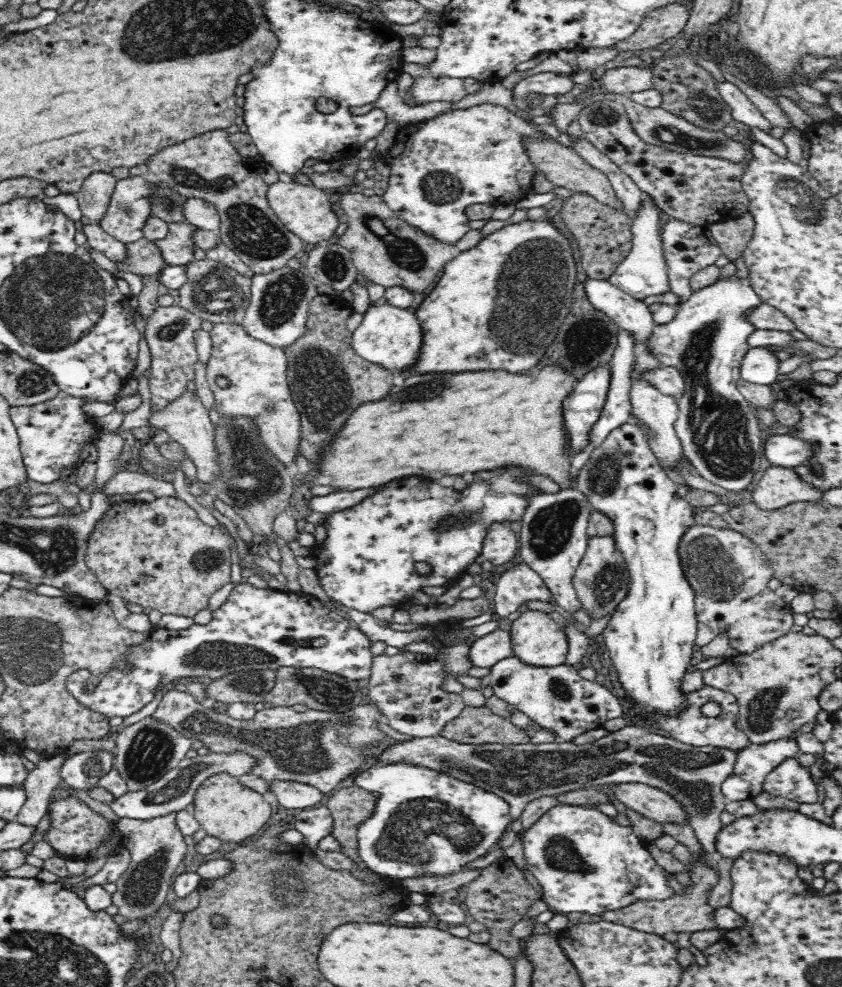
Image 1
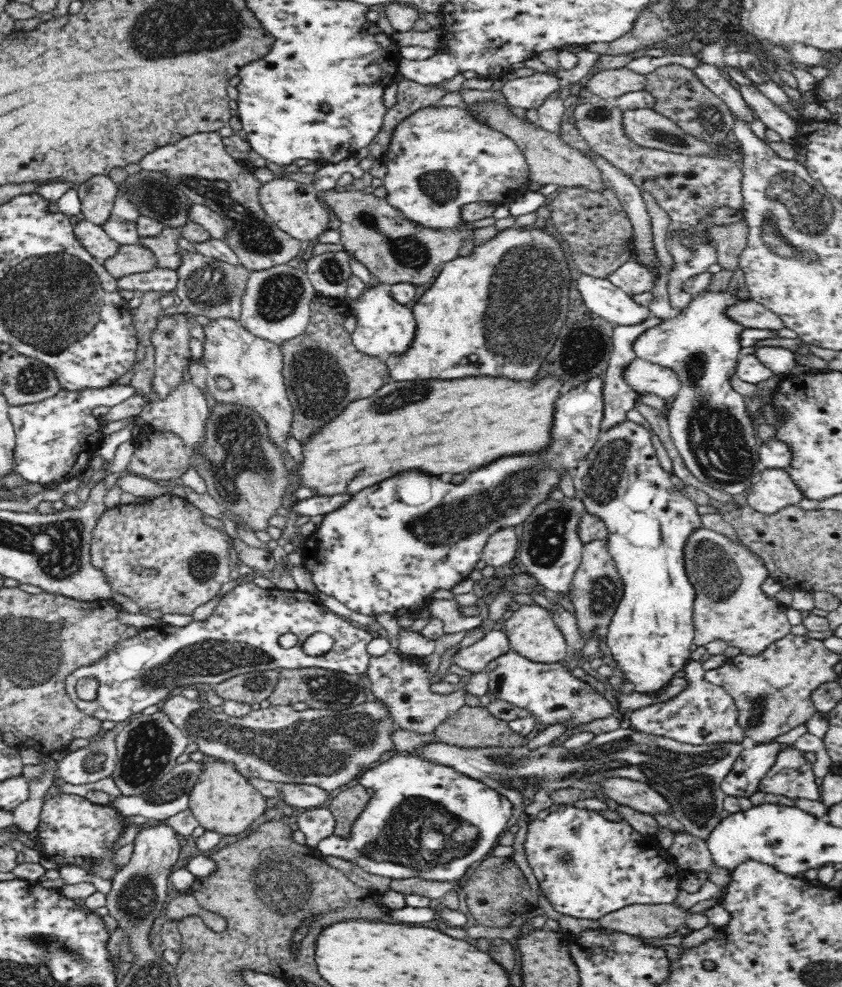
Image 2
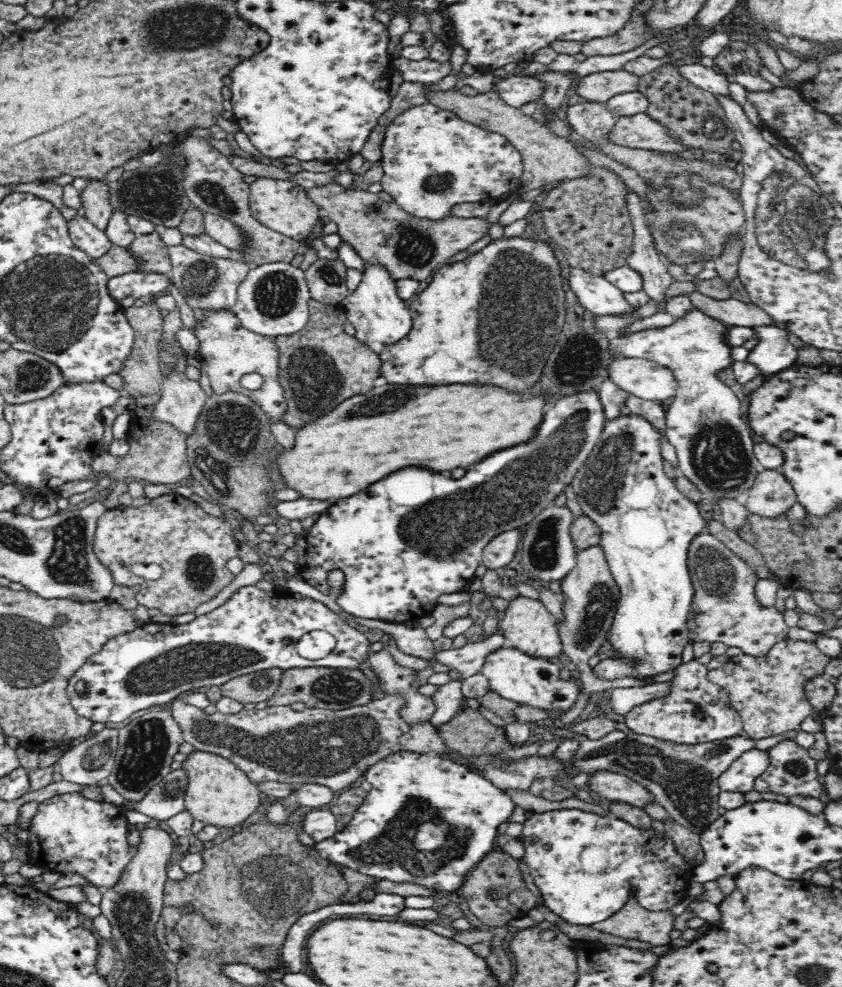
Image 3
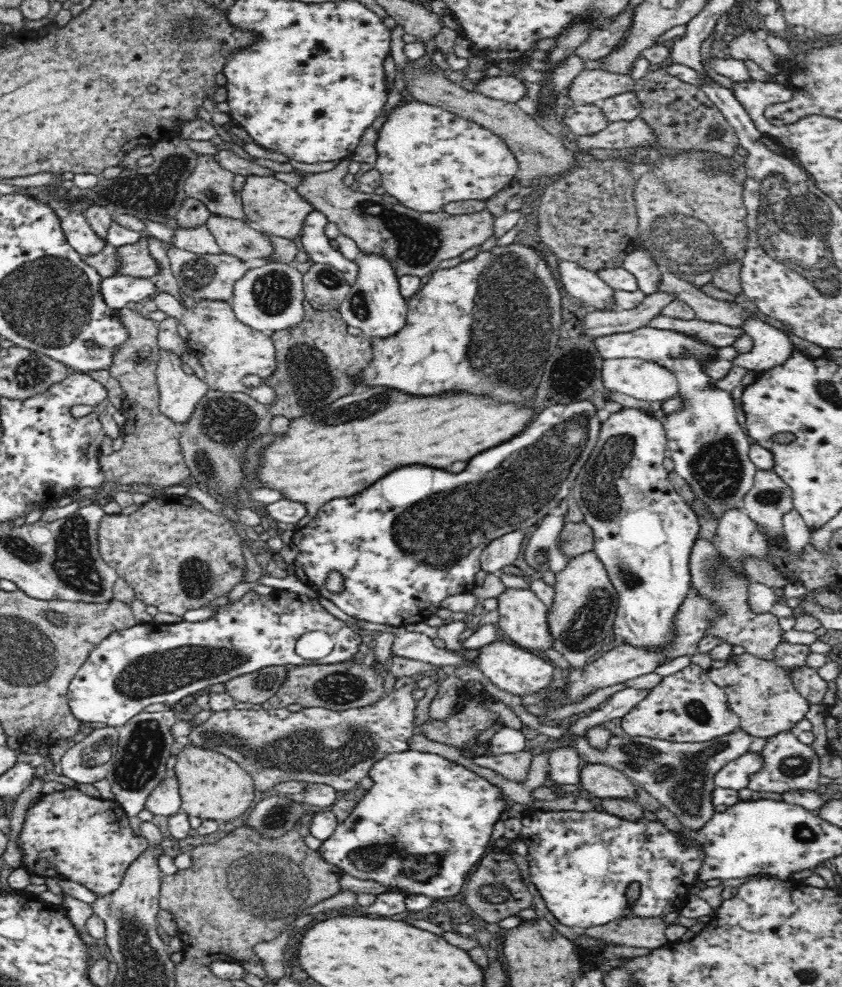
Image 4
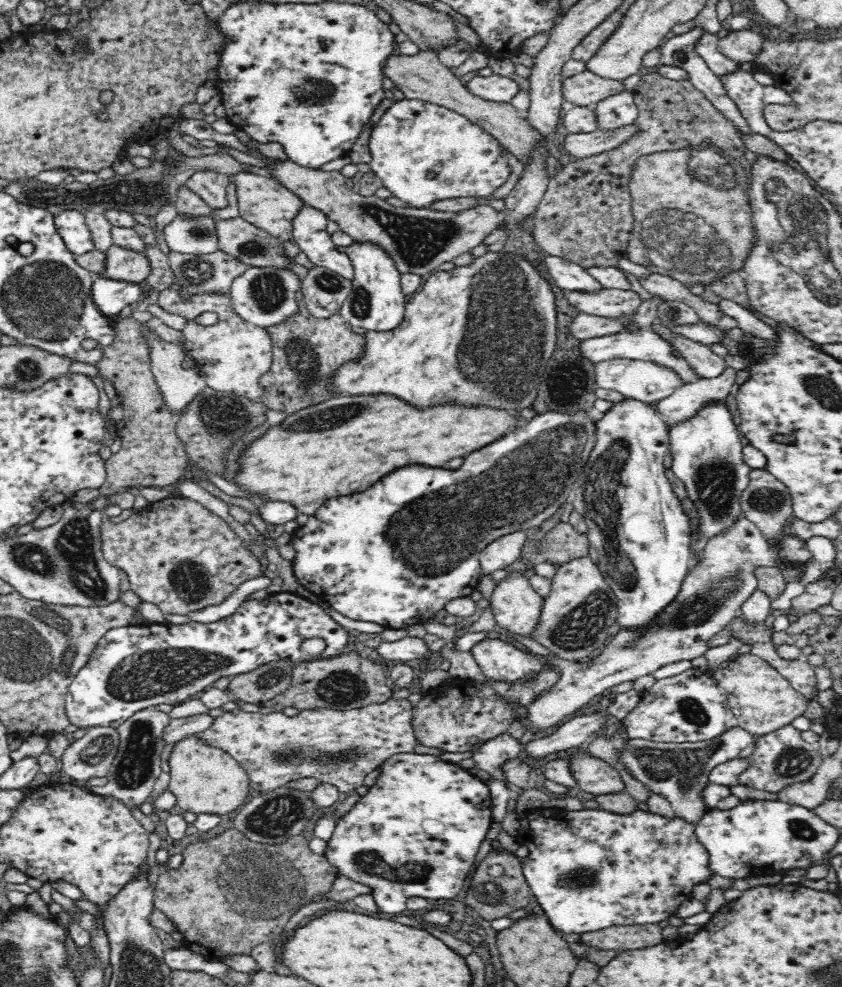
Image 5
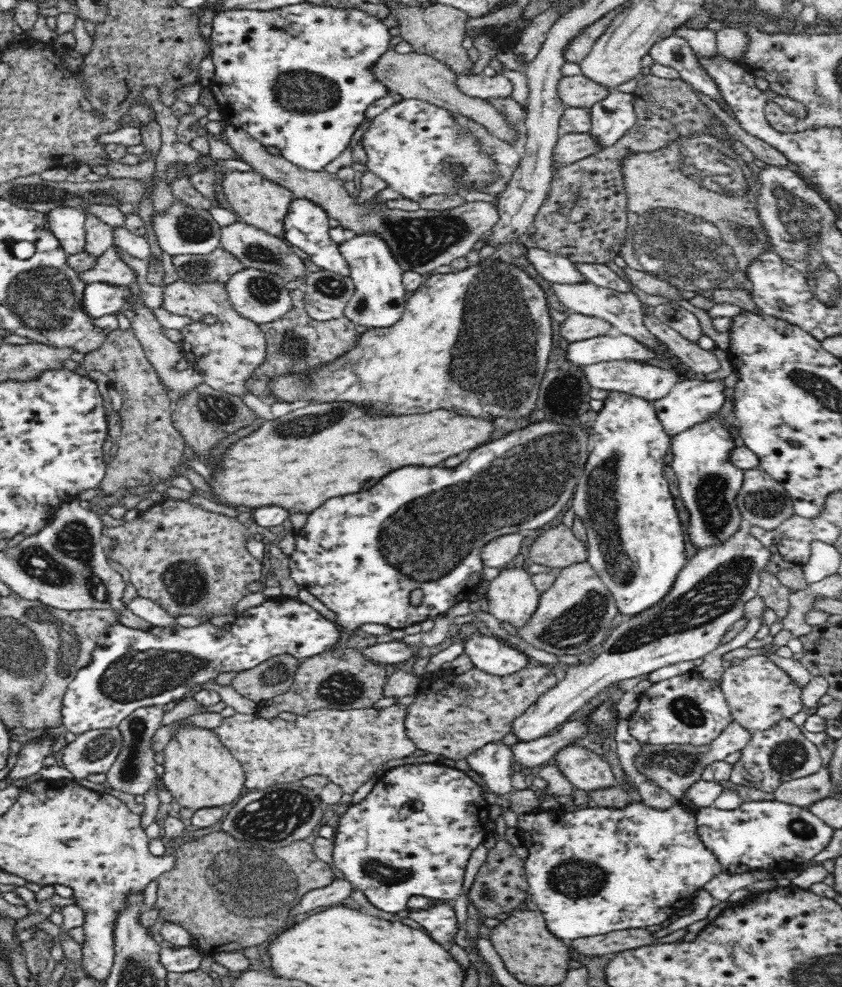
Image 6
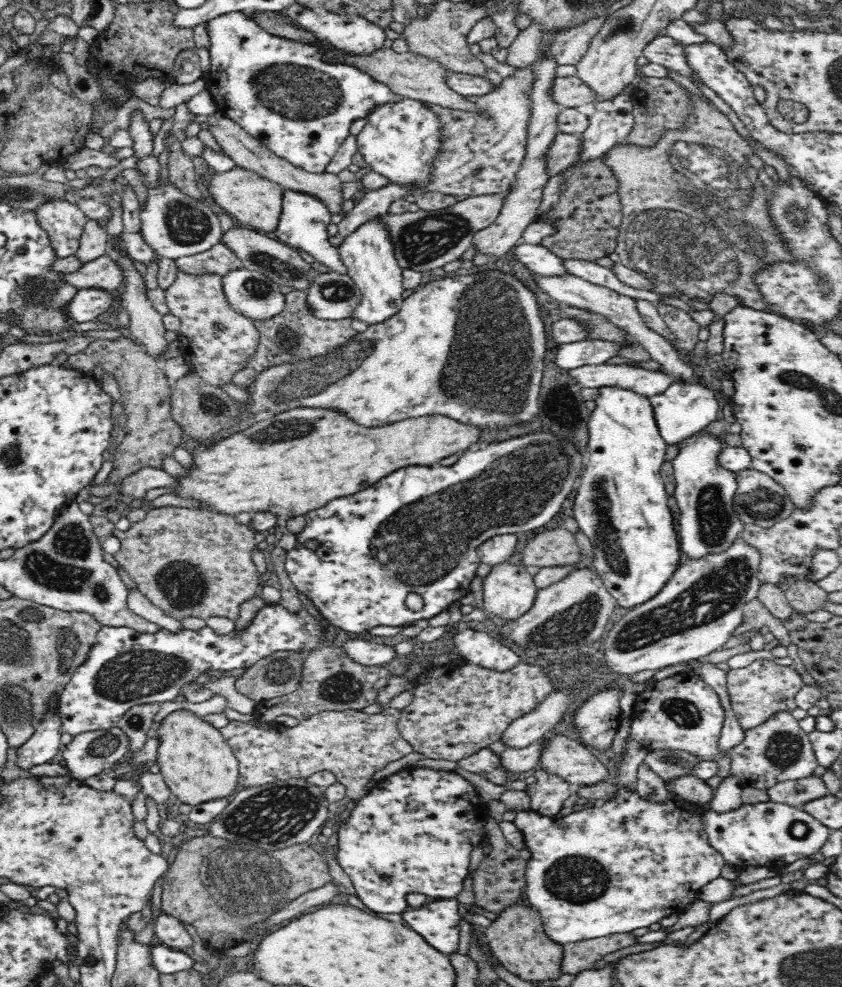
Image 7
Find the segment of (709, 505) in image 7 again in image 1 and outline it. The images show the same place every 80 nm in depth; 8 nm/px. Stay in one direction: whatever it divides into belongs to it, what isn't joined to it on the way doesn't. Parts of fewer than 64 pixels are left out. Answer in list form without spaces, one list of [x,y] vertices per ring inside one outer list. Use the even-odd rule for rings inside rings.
[[[728,278],[694,291],[690,298],[678,305],[674,318],[666,324],[657,324],[644,340],[643,349],[656,357],[658,364],[672,366],[684,379],[684,392],[677,397],[678,414],[674,422],[676,437],[680,439],[682,454],[699,476],[724,488],[727,492],[746,491],[754,475],[760,470],[764,455],[760,420],[746,398],[736,389],[740,366],[749,351],[746,338],[754,332],[754,325],[746,321],[746,312],[763,302],[754,293],[748,278]]]

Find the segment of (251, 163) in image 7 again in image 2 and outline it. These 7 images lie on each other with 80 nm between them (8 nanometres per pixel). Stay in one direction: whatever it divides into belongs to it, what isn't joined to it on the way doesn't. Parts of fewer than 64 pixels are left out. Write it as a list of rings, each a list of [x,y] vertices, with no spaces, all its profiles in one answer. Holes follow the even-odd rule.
[[[331,188],[318,192],[316,197],[332,210],[341,224],[339,232],[344,251],[360,260],[378,281],[388,285],[409,282],[422,286],[432,282],[441,272],[440,267],[458,256],[464,242],[473,240],[476,228],[462,220],[454,228],[433,229],[408,220],[387,199],[361,190],[339,191]]]

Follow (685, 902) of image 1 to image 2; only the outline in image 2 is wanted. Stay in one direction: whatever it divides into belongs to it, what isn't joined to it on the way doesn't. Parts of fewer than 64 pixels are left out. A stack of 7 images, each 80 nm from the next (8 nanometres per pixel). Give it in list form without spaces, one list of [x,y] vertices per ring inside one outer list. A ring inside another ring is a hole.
[[[674,903],[667,905],[631,904],[599,918],[603,930],[618,931],[640,938],[666,938],[680,926],[691,931],[700,930],[709,923],[706,915],[689,914]]]

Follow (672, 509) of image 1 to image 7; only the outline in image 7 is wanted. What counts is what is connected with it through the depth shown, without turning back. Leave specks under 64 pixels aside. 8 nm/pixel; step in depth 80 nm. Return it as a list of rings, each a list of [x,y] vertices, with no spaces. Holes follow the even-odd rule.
[[[602,386],[593,401],[595,407],[587,420],[589,441],[585,466],[574,499],[574,518],[580,530],[590,538],[593,564],[602,582],[620,606],[630,609],[656,596],[680,564],[678,533],[674,516],[670,514],[664,480],[660,477],[667,446],[658,432],[649,397],[627,388]]]

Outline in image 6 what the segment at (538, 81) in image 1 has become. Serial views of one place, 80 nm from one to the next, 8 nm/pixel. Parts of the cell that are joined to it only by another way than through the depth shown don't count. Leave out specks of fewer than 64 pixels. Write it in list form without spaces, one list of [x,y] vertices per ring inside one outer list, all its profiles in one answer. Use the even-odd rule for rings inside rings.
[[[464,74],[456,76],[456,87],[460,92],[474,98],[492,98],[494,96],[508,96],[512,94],[510,80],[502,75],[488,77],[481,74]]]

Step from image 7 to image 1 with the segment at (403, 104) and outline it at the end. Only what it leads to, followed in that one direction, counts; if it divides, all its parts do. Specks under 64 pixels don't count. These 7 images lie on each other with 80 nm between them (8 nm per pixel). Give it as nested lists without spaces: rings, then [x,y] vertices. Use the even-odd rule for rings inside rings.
[[[479,104],[478,106],[472,106],[472,108],[467,109],[450,109],[440,112],[440,114],[436,114],[436,116],[432,116],[432,118],[406,124],[400,131],[395,144],[380,155],[380,160],[384,160],[390,167],[390,176],[387,178],[388,188],[384,192],[383,199],[387,202],[387,205],[408,224],[416,226],[421,232],[431,234],[434,238],[442,242],[456,244],[456,242],[471,229],[468,225],[469,220],[468,217],[466,217],[466,212],[464,212],[466,206],[484,202],[498,205],[506,203],[515,204],[531,192],[532,178],[534,178],[537,172],[534,165],[530,163],[530,159],[528,159],[526,153],[524,153],[524,147],[523,144],[521,144],[523,135],[526,135],[526,137],[542,136],[540,130],[536,130],[536,128],[530,126],[530,124],[522,120],[522,118],[512,114],[508,109],[504,108],[504,106],[496,106],[494,104]]]

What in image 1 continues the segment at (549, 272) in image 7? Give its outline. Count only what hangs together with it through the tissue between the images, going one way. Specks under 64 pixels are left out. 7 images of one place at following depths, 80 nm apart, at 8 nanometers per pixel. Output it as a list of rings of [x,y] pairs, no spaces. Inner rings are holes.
[[[588,278],[584,283],[584,291],[586,291],[586,297],[588,297],[588,301],[590,301],[592,307],[601,313],[608,315],[619,328],[623,328],[633,334],[633,337],[635,338],[633,348],[636,349],[635,363],[632,366],[633,368],[637,368],[637,370],[650,370],[650,368],[656,368],[656,366],[660,365],[652,353],[648,353],[646,349],[641,348],[642,344],[644,344],[644,340],[650,338],[654,326],[657,325],[648,305],[644,304],[637,298],[626,294],[617,286],[610,283],[608,279],[600,281]]]

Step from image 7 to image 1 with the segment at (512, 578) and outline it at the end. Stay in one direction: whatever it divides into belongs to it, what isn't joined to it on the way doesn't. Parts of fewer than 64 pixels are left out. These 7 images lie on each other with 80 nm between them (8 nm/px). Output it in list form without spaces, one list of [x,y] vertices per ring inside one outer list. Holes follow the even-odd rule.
[[[522,612],[510,626],[513,654],[532,666],[558,666],[567,659],[568,641],[564,631],[548,613]]]

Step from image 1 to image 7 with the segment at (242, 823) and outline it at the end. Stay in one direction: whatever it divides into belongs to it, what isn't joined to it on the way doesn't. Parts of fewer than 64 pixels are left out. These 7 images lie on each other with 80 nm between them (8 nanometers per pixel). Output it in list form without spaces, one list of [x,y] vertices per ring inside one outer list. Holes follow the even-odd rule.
[[[179,709],[161,720],[156,734],[156,764],[169,789],[180,802],[196,806],[200,802],[232,796],[232,791],[239,785],[240,766],[219,728],[191,710]]]

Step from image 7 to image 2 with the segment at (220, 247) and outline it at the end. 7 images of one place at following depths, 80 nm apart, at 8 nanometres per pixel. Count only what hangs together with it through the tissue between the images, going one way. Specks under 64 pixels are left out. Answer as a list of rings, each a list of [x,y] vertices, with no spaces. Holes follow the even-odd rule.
[[[178,248],[180,251],[180,266],[175,272],[178,276],[178,282],[174,291],[180,297],[178,306],[172,305],[172,312],[176,314],[191,312],[195,316],[202,314],[214,320],[214,318],[240,318],[240,298],[246,288],[246,282],[250,277],[249,268],[241,264],[228,264],[216,258],[212,259],[203,254],[187,251]]]

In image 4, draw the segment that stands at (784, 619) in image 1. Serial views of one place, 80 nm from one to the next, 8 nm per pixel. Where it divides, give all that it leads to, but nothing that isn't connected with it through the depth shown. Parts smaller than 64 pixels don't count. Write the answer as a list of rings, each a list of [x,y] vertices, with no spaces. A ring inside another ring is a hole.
[[[697,540],[692,550],[689,562],[691,572],[691,584],[693,584],[701,594],[711,598],[716,609],[720,611],[722,618],[716,620],[714,628],[709,630],[709,634],[719,636],[728,644],[743,646],[745,652],[753,654],[758,658],[773,661],[775,659],[774,649],[782,638],[782,630],[778,626],[778,618],[772,614],[755,614],[748,606],[748,587],[746,579],[734,577],[728,569],[728,565],[723,562],[721,556],[717,556],[716,548],[708,540]]]

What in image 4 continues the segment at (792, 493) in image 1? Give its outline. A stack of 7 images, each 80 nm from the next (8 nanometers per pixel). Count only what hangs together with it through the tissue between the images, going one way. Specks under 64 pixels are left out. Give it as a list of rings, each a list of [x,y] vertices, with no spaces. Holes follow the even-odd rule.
[[[758,469],[753,488],[743,497],[742,510],[766,533],[766,539],[783,536],[783,516],[793,510],[792,490],[772,470]]]

